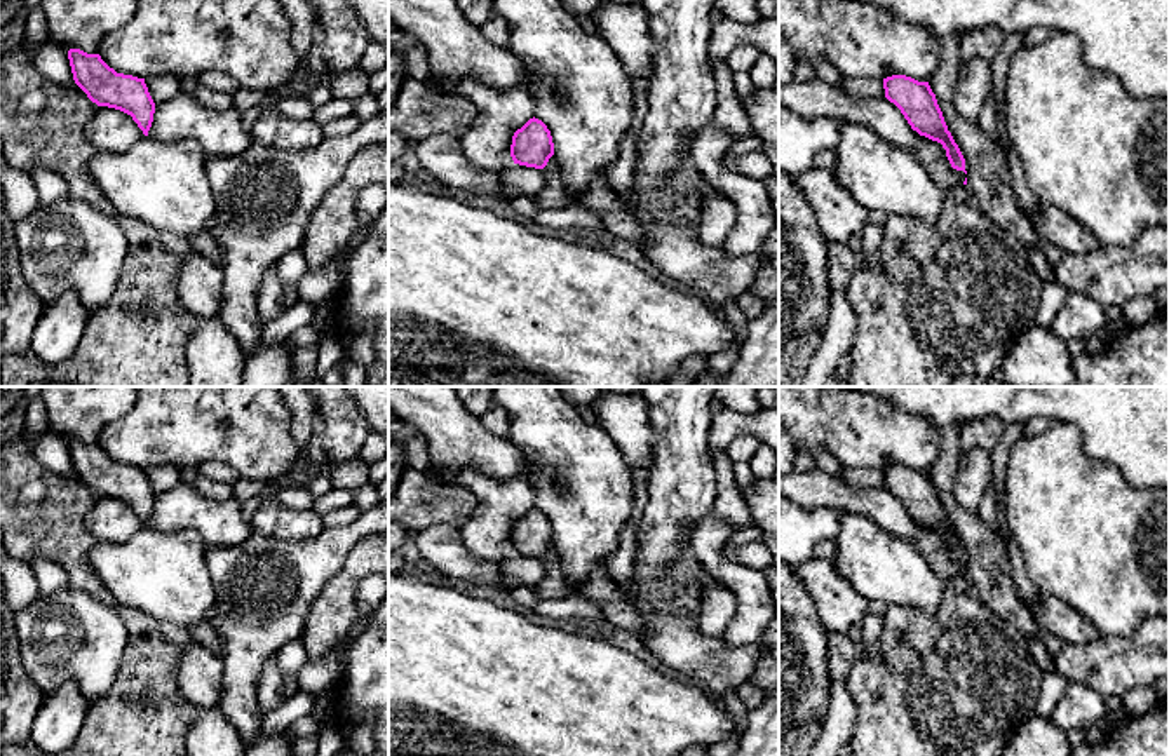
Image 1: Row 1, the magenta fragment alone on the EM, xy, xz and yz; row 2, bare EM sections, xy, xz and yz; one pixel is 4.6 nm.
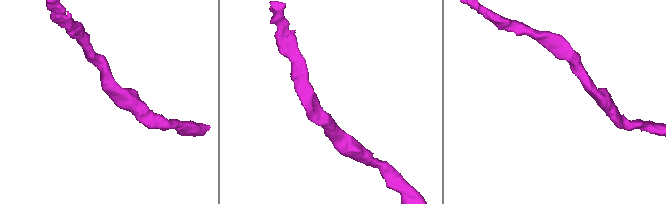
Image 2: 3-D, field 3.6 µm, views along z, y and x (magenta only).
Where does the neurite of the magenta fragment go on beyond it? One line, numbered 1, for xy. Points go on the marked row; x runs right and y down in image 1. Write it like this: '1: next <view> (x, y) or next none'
1: next none

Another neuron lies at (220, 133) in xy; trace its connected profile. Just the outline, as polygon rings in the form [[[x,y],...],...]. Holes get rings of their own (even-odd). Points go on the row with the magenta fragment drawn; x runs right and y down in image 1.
[[[193,94],[178,96],[155,105],[150,138],[160,141],[183,141],[186,138],[200,143],[211,157],[230,157],[242,153],[251,136],[240,124],[235,108],[225,111],[199,103]]]

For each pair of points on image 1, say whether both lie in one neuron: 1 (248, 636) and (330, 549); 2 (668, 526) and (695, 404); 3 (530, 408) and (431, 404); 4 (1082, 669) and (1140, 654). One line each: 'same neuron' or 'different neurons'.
1: same neuron
2: same neuron
3: different neurons
4: same neuron

